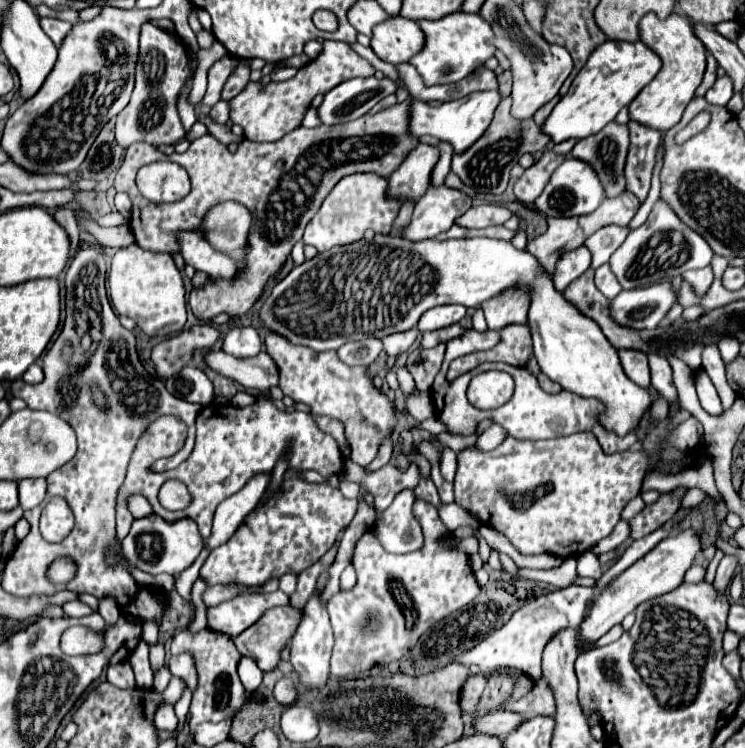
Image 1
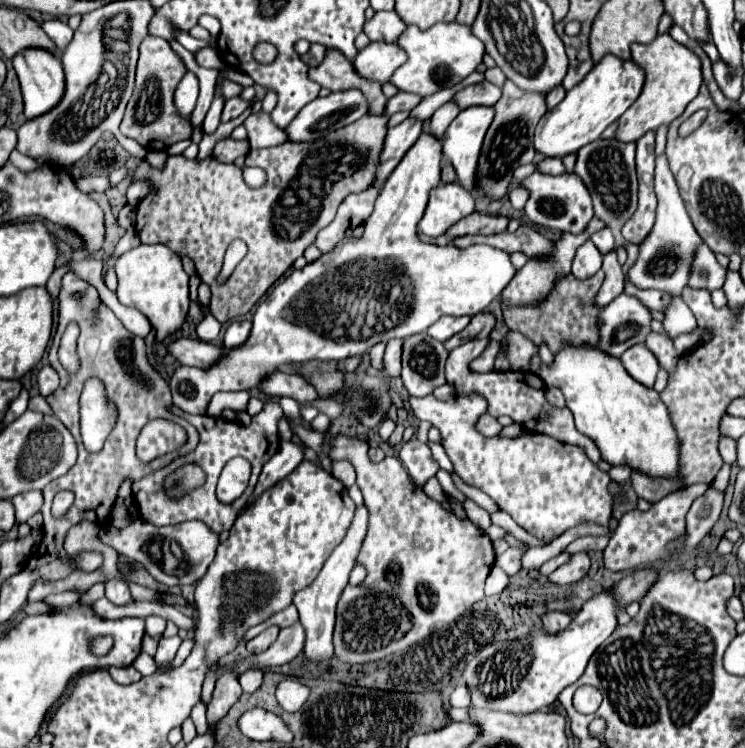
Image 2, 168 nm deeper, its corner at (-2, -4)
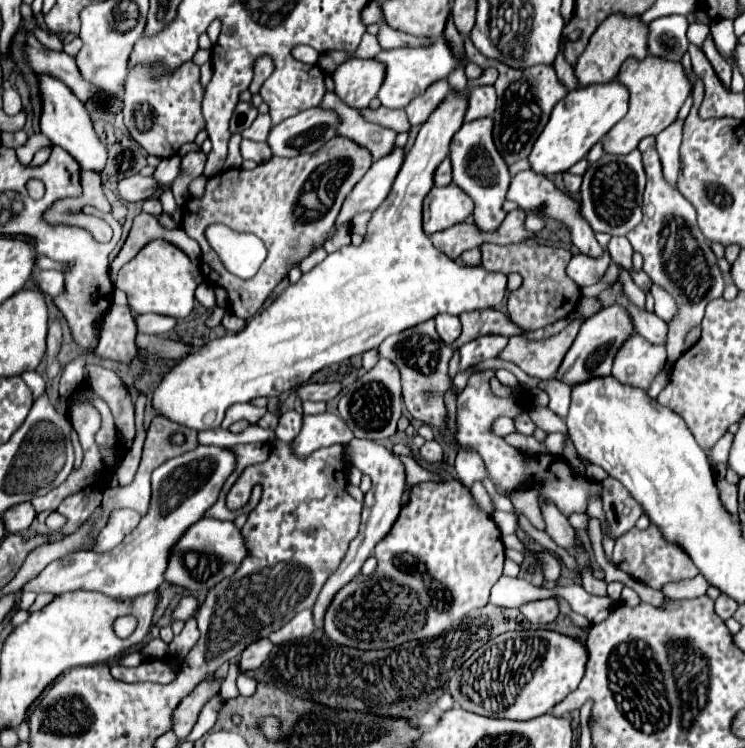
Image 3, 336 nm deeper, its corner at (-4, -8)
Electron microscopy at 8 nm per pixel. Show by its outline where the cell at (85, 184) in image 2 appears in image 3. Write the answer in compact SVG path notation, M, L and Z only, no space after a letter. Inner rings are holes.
M135 174L135 176L129 176L129 178L123 178L119 182L119 196L127 202L135 202L135 200L147 200L151 198L157 190L161 190L163 186L155 182L153 176L141 176L141 174Z

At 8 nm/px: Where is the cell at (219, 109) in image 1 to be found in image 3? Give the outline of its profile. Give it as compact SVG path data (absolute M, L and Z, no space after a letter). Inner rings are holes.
M239 102L231 118L231 134L241 134L245 128L253 124L255 118L257 118L257 108L249 102Z

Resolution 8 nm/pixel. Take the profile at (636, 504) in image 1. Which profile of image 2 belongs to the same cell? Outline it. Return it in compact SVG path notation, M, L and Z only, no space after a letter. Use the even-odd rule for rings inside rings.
M609 531L605 536L594 537L586 536L578 538L572 543L570 543L566 548L565 552L576 553L576 552L588 552L588 551L603 551L607 546L610 538L613 535L613 531Z

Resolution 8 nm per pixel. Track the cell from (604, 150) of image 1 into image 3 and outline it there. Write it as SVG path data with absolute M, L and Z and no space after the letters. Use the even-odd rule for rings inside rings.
M633 150L627 156L603 154L601 160L589 164L581 186L581 216L595 232L625 236L641 222L641 198L645 188L645 170L641 152Z

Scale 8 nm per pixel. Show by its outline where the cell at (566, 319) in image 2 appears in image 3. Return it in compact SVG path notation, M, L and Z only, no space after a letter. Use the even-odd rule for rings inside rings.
M525 240L521 244L481 244L483 268L489 272L519 272L523 276L521 288L513 290L507 300L511 320L523 330L537 330L547 324L553 324L561 318L567 318L581 298L581 288L565 274L565 268L571 260L571 252L565 248L551 248L537 244L535 240Z

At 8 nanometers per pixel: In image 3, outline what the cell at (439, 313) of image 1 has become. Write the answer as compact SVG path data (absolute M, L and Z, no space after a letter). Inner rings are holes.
M441 314L441 316L435 316L435 322L437 322L437 332L445 344L453 344L461 336L459 316Z

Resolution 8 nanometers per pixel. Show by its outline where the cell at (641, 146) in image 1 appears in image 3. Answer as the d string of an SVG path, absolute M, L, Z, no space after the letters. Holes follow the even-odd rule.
M653 136L643 138L639 142L639 150L643 154L643 164L647 172L647 186L643 196L643 220L631 232L627 232L627 240L631 242L633 250L643 256L643 270L649 274L653 284L661 286L677 302L679 310L677 316L669 322L669 334L665 342L667 360L669 366L673 366L677 358L687 350L685 348L687 332L701 324L707 302L723 294L725 282L717 268L715 254L697 226L695 208L663 176L661 160L655 150L655 138Z

